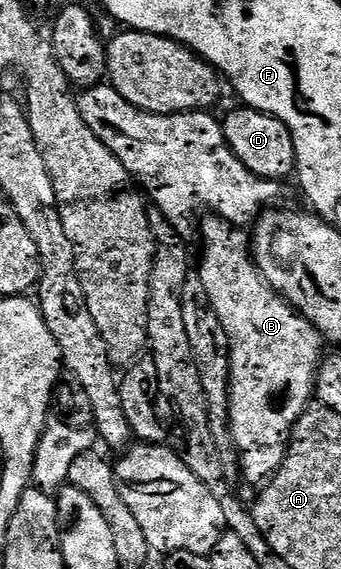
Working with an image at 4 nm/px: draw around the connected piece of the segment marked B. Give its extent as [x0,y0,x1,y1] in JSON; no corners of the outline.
[197,214,325,486]

